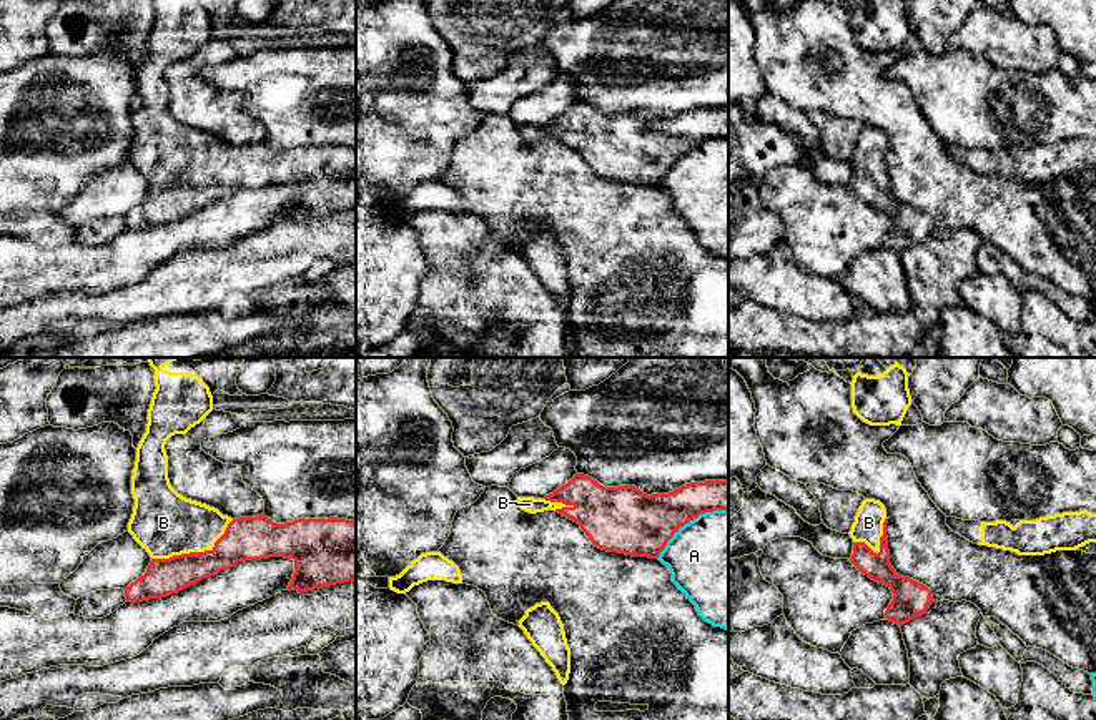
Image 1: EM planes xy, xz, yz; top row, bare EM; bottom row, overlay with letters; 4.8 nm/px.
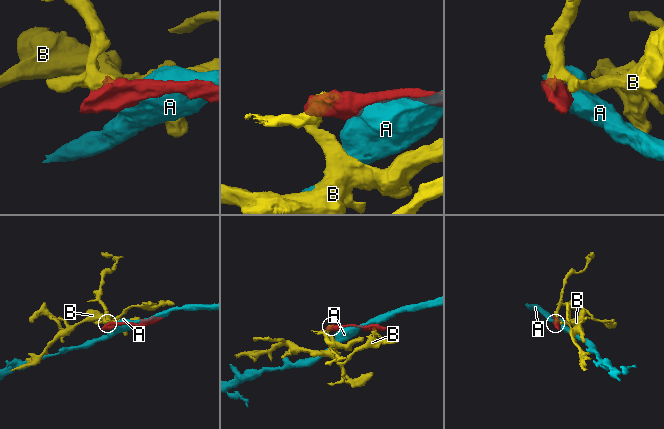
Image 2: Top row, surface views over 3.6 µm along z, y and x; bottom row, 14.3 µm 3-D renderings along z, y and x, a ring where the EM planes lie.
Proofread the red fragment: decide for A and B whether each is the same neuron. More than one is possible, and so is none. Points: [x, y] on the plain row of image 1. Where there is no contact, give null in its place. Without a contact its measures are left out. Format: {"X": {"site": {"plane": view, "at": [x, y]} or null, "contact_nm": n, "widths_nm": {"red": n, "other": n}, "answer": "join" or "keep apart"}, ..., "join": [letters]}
{"A": {"site": {"plane": "xz", "at": [689, 148]}, "contact_nm": 420, "widths_nm": {"red": 300, "other": 480}, "answer": "keep apart"}, "B": {"site": {"plane": "xy", "at": [195, 180]}, "contact_nm": 440, "widths_nm": {"red": 200, "other": 320}, "answer": "join"}, "join": ["B"]}

